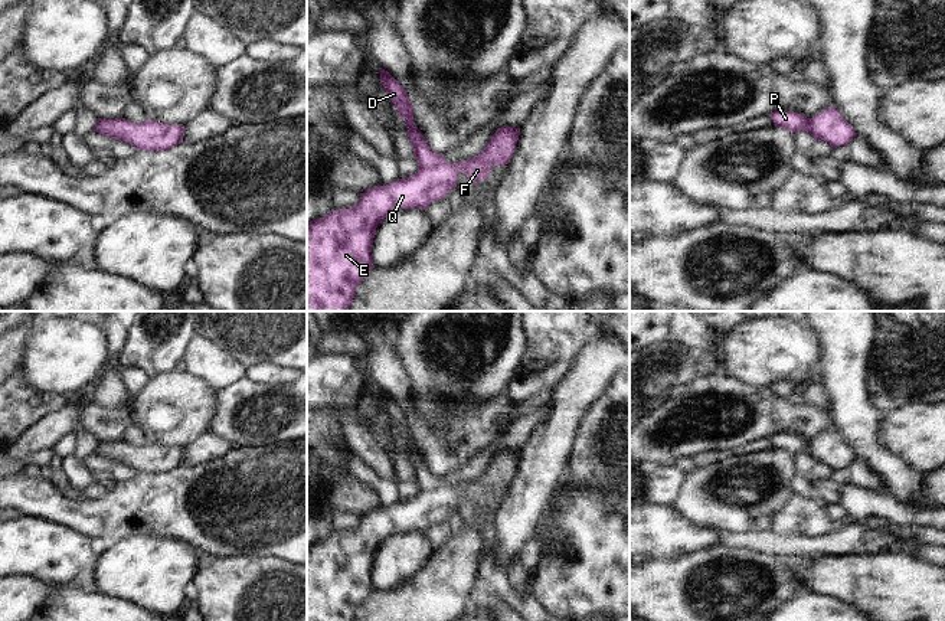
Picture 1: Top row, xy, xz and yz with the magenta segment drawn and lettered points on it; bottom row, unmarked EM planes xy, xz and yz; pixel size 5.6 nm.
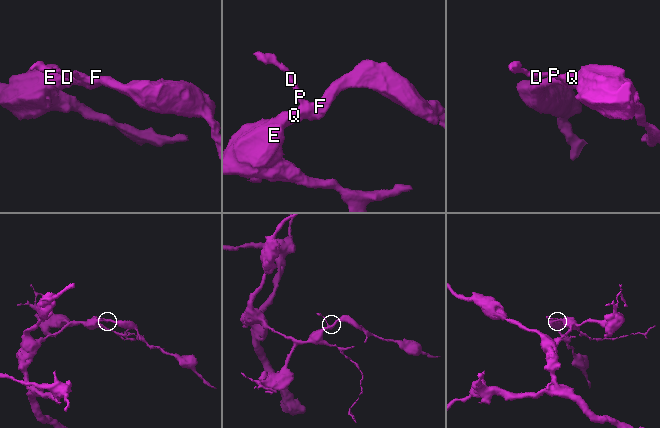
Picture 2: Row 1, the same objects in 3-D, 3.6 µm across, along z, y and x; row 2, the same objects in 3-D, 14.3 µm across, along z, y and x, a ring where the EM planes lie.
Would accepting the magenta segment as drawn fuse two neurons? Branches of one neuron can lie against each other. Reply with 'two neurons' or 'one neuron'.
one neuron

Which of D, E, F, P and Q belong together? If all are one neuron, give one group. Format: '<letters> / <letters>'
D E F P Q

